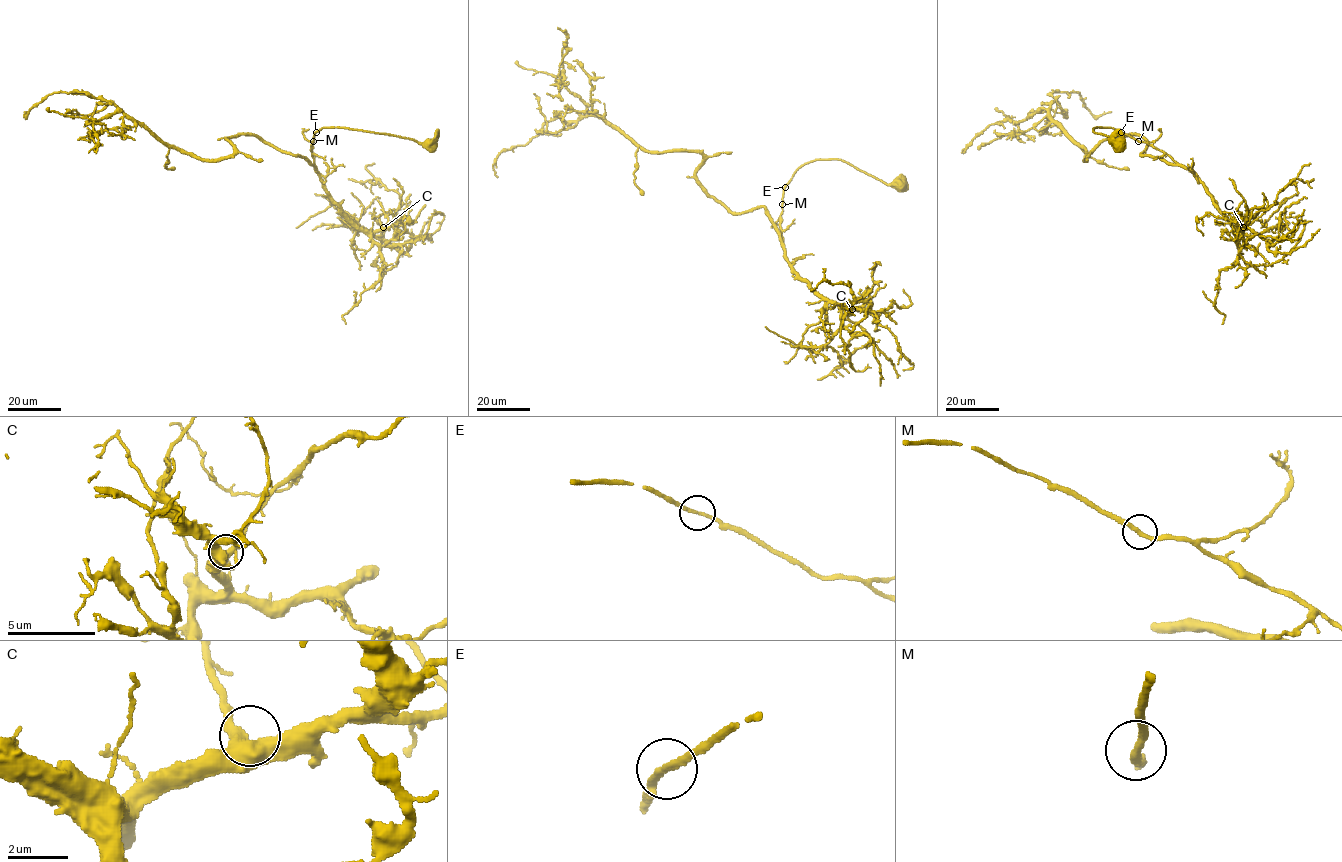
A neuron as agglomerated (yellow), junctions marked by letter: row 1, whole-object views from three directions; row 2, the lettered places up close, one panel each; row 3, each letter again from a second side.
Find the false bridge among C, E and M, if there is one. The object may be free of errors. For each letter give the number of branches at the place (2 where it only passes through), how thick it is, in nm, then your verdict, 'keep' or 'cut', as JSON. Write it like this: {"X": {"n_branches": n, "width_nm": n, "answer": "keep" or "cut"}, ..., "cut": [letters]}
{"C": {"n_branches": 2, "width_nm": 460, "answer": "keep"}, "E": {"n_branches": 2, "width_nm": 200, "answer": "keep"}, "M": {"n_branches": 2, "width_nm": 240, "answer": "keep"}, "cut": []}

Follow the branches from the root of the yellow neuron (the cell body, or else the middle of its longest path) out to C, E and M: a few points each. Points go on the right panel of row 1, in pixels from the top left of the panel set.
C: (1118, 144), (1093, 129), (1113, 128), (1161, 150), (1194, 173), (1212, 201), (1241, 233), (1243, 227)
E: (1118, 144), (1093, 129), (1111, 127), (1121, 132)
M: (1118, 144), (1093, 129), (1113, 128), (1138, 141)

